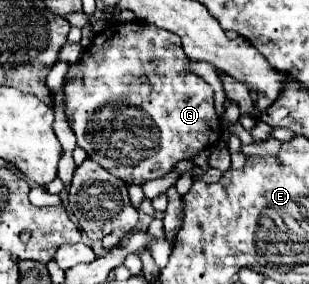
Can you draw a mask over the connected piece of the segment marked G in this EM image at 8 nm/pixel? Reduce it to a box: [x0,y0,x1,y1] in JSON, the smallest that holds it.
[63,21,221,185]

